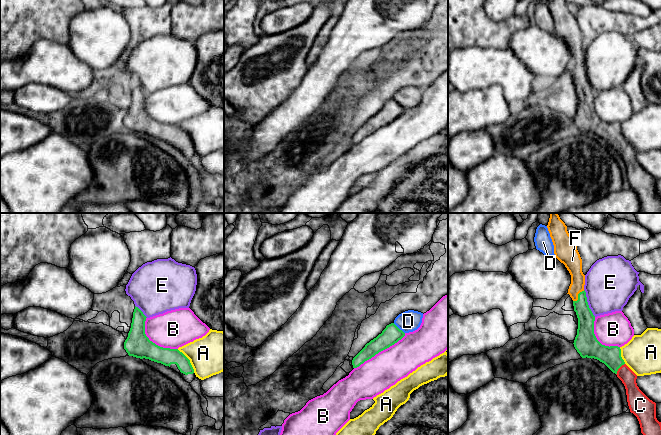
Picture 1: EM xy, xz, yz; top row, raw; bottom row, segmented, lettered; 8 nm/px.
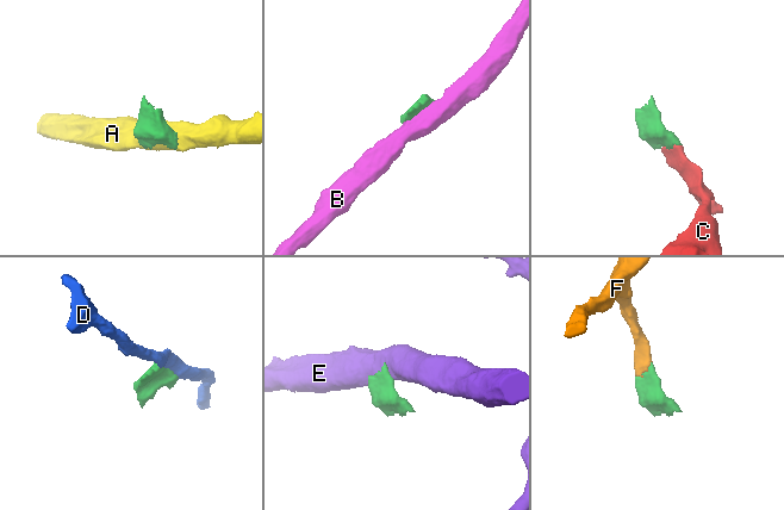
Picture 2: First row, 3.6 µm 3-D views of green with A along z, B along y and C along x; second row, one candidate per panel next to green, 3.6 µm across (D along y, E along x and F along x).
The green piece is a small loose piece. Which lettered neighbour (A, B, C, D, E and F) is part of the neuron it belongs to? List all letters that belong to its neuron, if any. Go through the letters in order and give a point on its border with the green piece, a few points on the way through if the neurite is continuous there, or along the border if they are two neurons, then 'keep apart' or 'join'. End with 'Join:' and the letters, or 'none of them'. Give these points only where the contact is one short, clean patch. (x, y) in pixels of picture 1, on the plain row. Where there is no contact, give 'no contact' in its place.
A: xy (189, 136) | keep apart
B: xz (380, 127) | keep apart
C: yz (618, 144) | across yz (611, 132), (618, 144), (625, 150) | join
D: xz (398, 104) | keep apart
E: yz (587, 79) | along yz (584, 65), (588, 83), (595, 92) | keep apart
F: yz (578, 72) | across yz (586, 95), (578, 72), (577, 51), (574, 42) | join
Join: C, F

